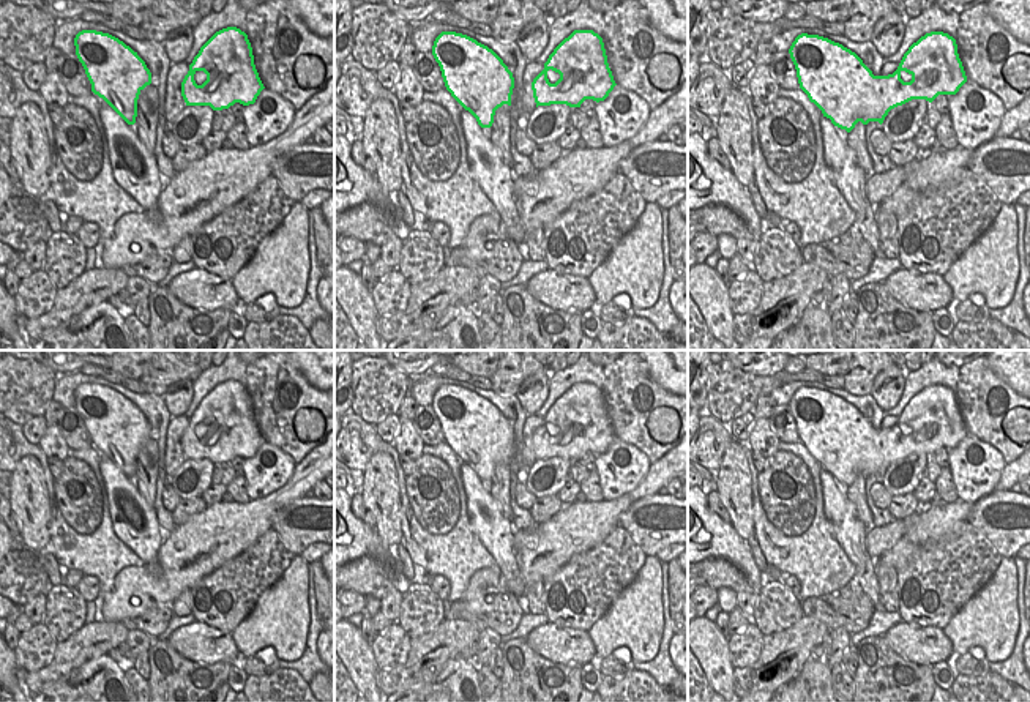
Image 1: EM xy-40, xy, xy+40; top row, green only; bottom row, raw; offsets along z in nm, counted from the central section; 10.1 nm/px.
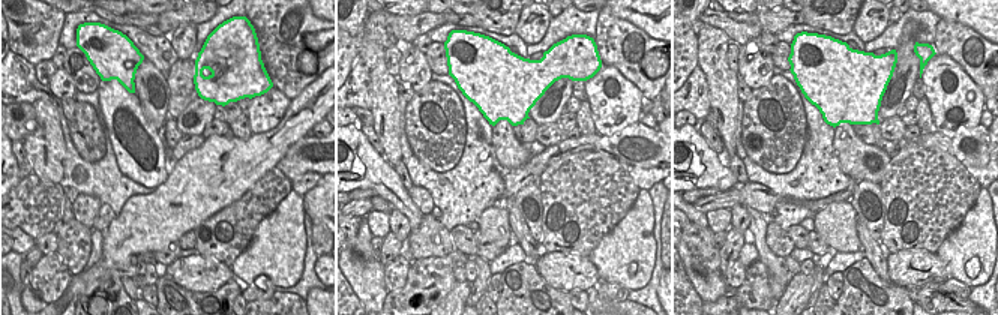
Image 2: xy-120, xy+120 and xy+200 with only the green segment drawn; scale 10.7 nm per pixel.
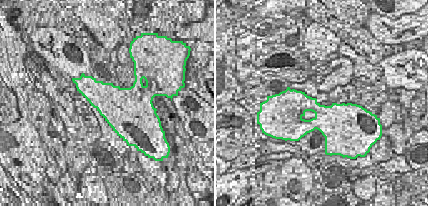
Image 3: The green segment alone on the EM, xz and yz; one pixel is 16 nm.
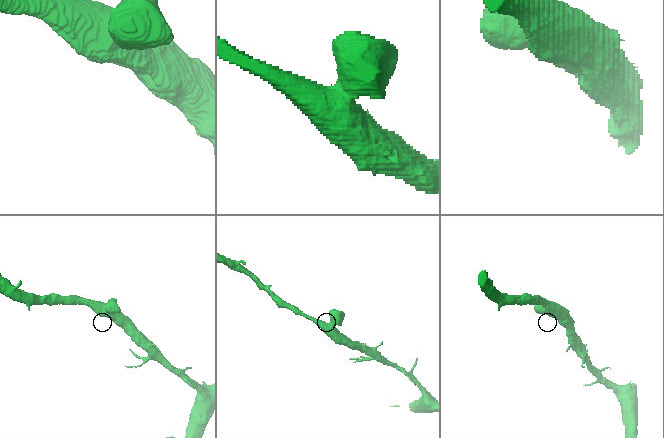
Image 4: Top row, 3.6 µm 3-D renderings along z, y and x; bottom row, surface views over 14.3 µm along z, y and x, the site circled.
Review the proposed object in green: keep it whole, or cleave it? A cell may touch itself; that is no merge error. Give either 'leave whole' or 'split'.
leave whole

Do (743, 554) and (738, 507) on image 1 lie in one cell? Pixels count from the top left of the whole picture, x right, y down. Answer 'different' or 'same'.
different

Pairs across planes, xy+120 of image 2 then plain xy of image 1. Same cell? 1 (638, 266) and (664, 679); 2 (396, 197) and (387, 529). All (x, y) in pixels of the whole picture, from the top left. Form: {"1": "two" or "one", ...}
{"1": "two", "2": "two"}

